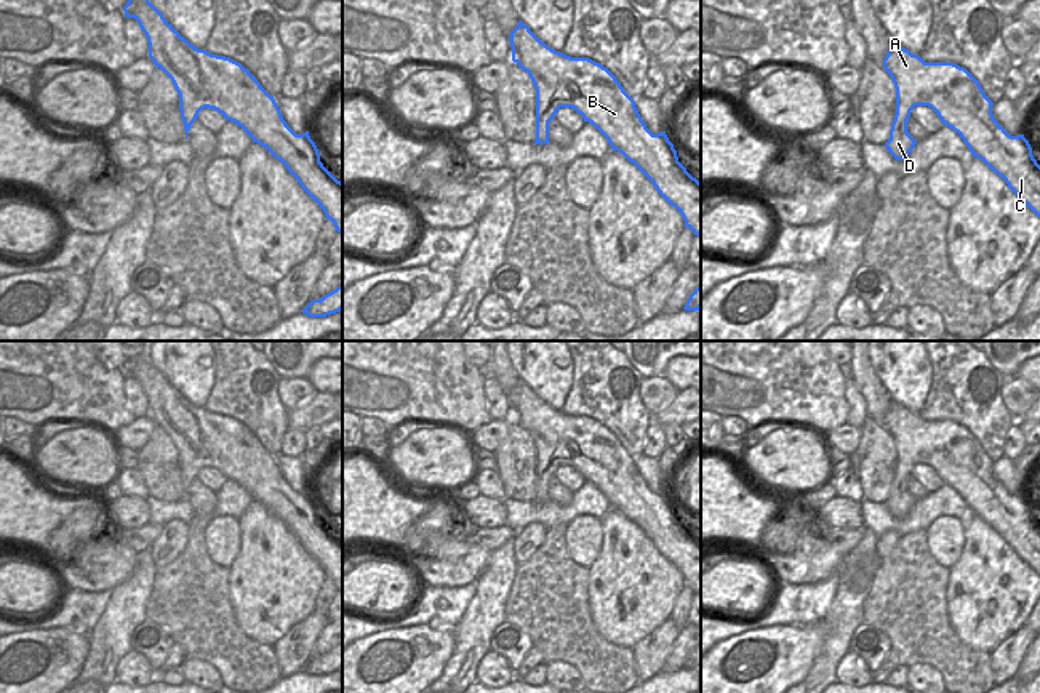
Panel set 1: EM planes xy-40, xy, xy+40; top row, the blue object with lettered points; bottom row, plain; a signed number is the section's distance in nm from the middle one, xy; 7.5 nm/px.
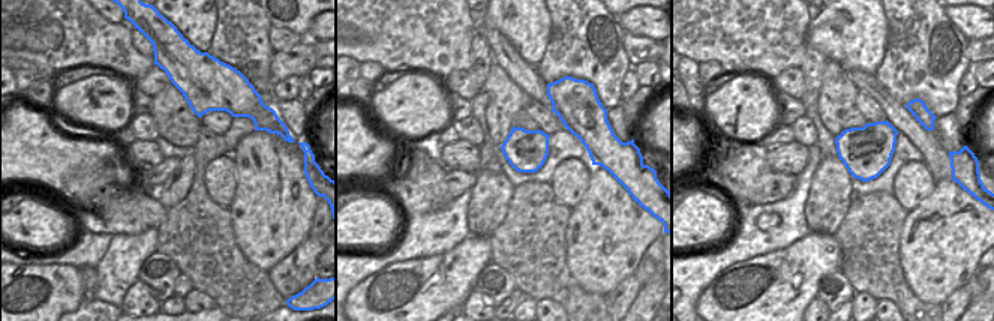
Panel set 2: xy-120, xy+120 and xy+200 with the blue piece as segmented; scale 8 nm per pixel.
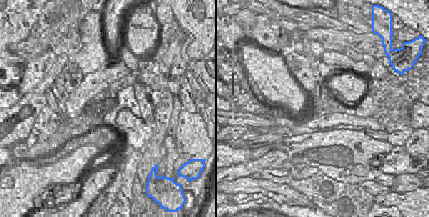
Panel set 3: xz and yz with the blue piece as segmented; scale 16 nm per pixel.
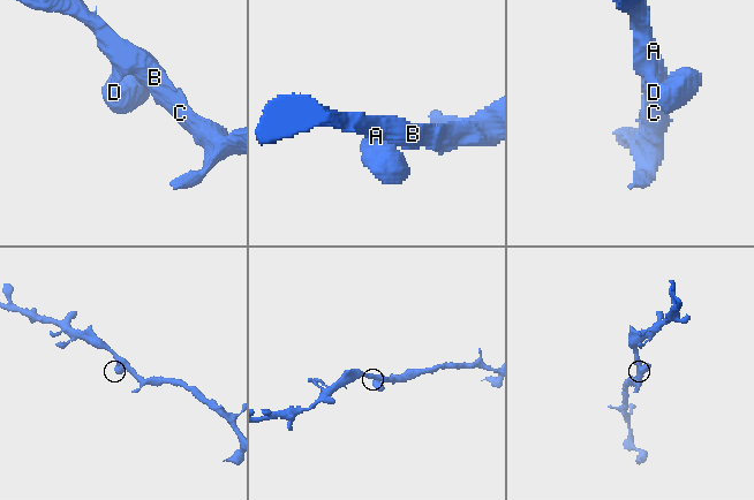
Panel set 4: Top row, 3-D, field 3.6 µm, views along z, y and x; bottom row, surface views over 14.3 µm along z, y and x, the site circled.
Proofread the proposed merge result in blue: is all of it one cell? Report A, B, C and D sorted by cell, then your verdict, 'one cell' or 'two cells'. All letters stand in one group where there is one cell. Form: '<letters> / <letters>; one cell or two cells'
A B C D; one cell

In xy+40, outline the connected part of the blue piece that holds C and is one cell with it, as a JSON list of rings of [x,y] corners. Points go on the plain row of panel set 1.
[[[890,402],[883,418],[896,447],[896,472],[885,506],[904,519],[917,499],[907,490],[915,464],[931,466],[942,483],[960,493],[971,514],[981,517],[1040,576],[1040,523],[1024,493],[1011,495],[994,477],[994,461],[979,440],[954,421],[925,421]]]

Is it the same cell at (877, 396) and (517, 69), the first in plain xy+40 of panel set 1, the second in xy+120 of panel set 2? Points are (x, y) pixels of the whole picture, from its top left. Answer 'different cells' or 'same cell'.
same cell

